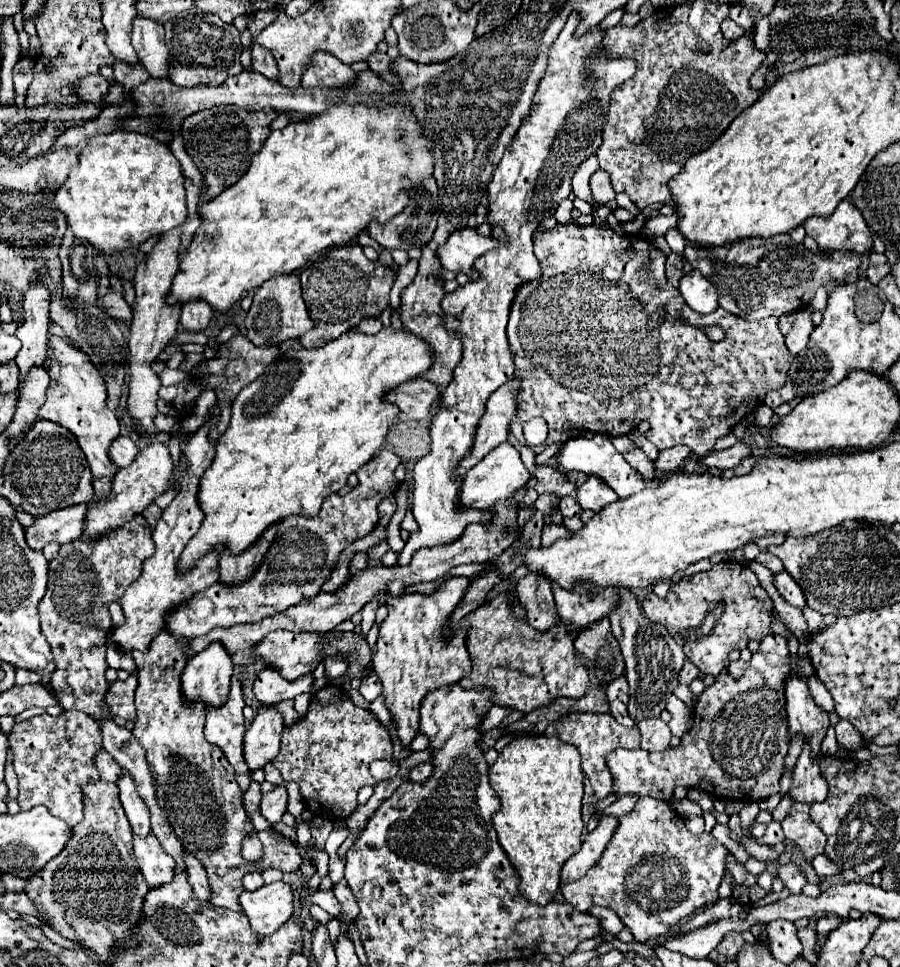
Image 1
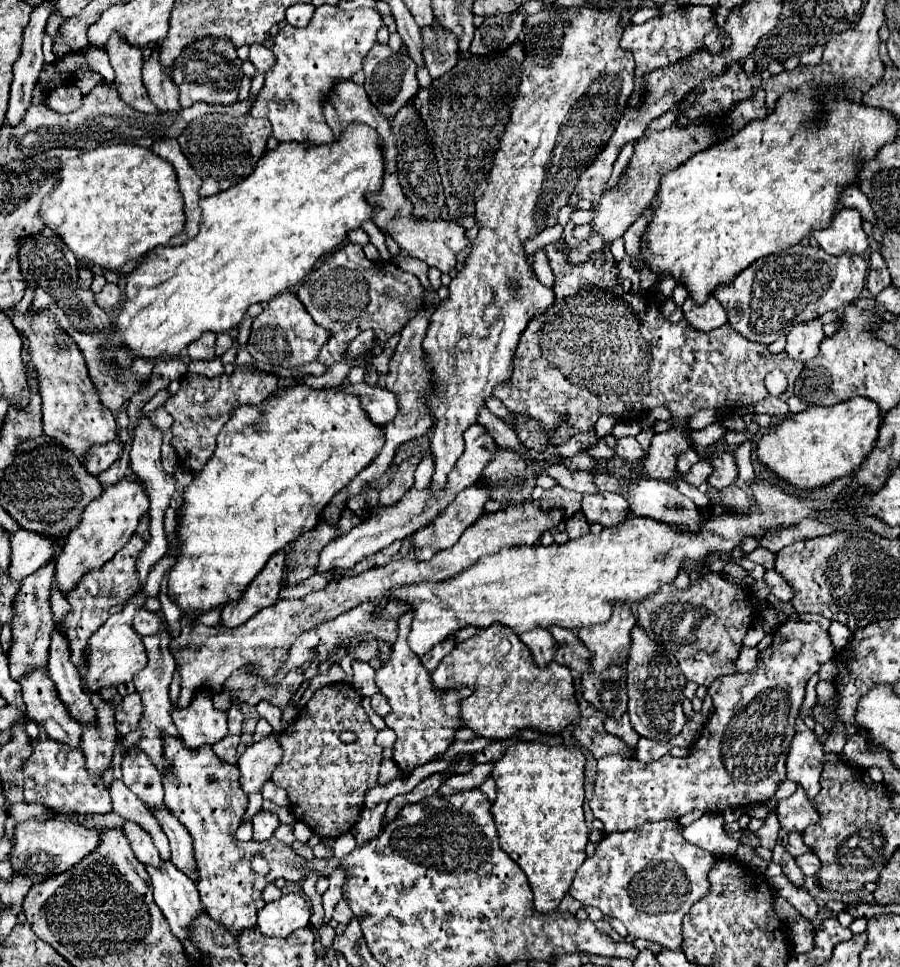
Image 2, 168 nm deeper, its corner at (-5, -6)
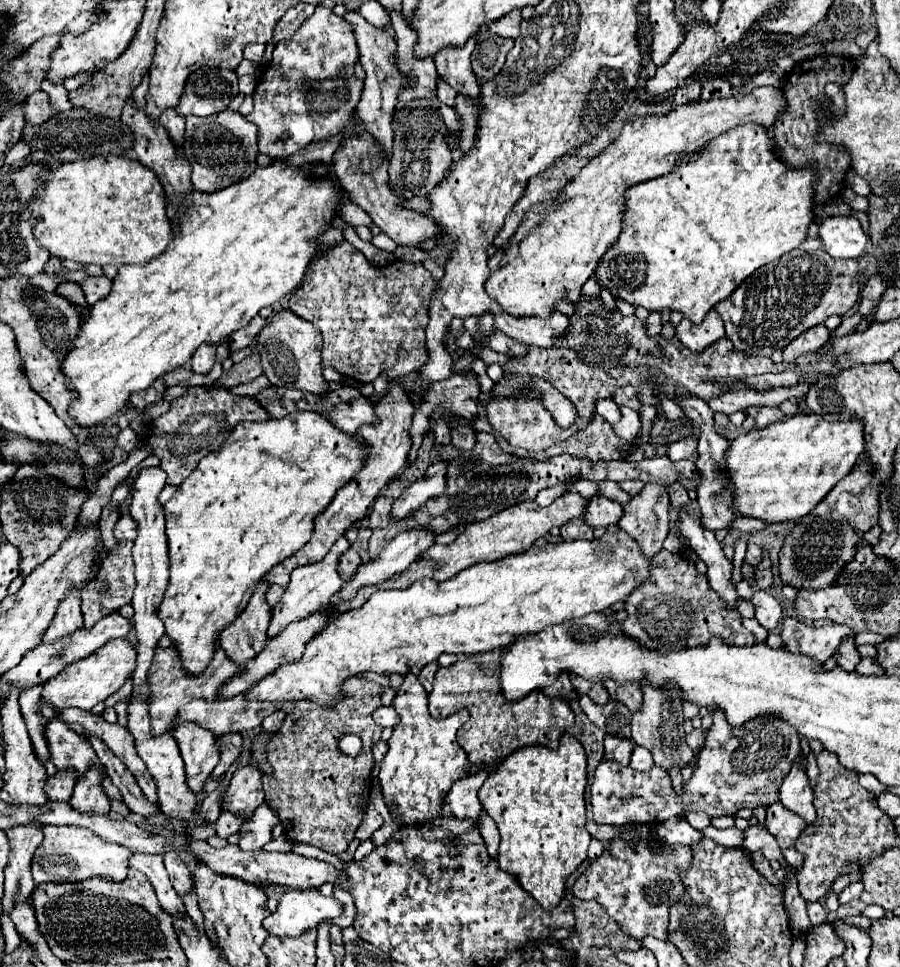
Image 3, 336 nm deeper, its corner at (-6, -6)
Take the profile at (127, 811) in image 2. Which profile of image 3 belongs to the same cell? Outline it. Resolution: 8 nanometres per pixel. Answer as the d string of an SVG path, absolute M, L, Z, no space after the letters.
M167 851L167 855L163 855L163 861L165 861L167 873L171 877L171 883L173 883L175 891L179 895L185 895L191 889L191 885L193 885L193 879L189 875L187 865L181 861L181 857L179 857L177 851Z

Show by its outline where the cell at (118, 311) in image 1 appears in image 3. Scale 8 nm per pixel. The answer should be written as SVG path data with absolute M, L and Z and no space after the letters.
M87 277L81 283L87 305L93 305L93 303L105 299L105 295L109 295L109 291L111 291L111 283L113 283L113 279L109 279L109 277Z

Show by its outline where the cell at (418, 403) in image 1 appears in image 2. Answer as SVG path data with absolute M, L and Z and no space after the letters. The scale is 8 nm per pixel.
M344 383L342 393L360 397L362 409L366 411L370 421L376 425L390 423L390 419L394 419L394 413L398 411L398 397L386 391L384 387L370 387L366 383L358 383L358 385Z

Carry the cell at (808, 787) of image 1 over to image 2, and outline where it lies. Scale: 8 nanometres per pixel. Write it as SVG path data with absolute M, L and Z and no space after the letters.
M798 787L792 797L778 801L778 821L780 821L780 827L786 829L788 833L792 831L802 833L808 825L818 821L814 803L806 799L806 793L802 791L802 787Z

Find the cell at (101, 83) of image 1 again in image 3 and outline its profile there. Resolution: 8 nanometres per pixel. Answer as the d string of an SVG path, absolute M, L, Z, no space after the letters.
M37 91L37 93L29 95L27 107L25 107L27 123L41 125L53 115L55 115L55 109L53 109L53 103L51 103L51 99L49 99L49 95L45 91Z

